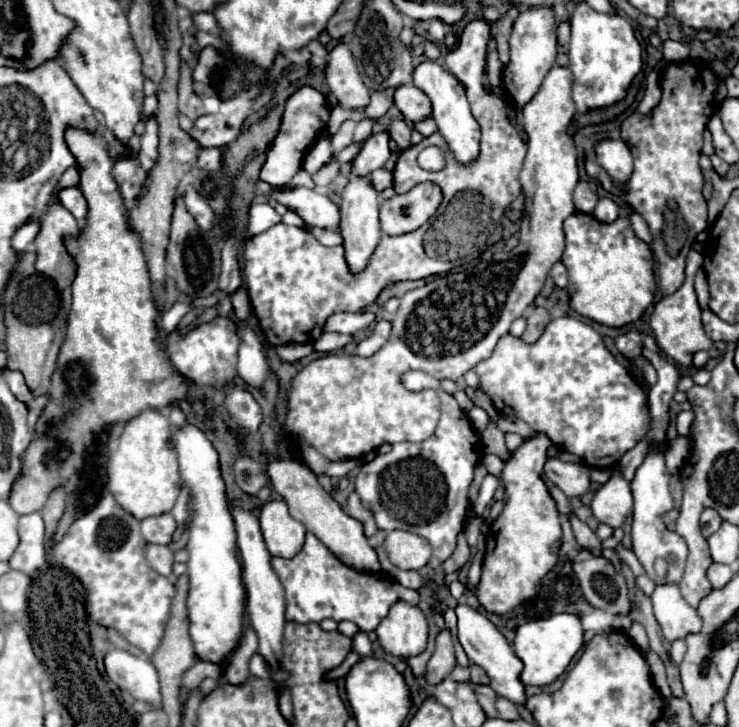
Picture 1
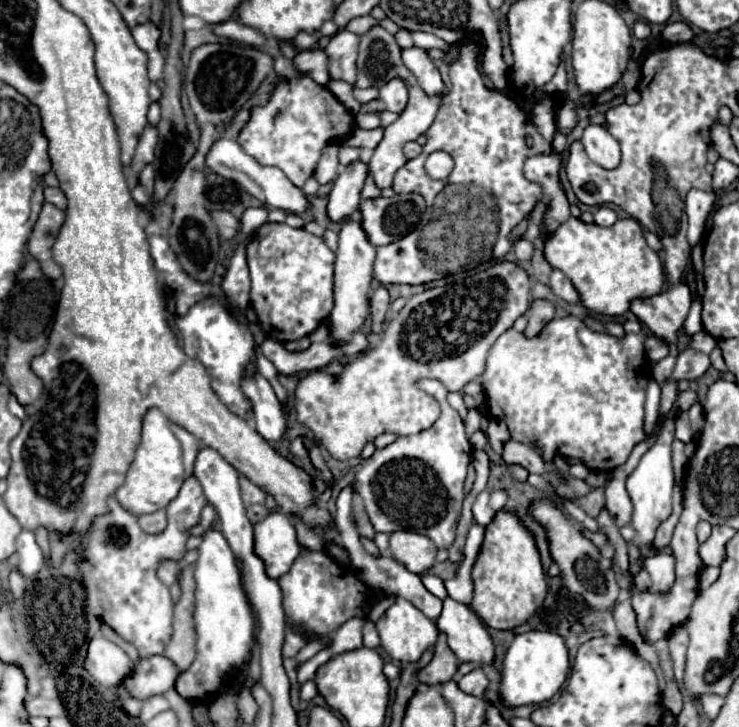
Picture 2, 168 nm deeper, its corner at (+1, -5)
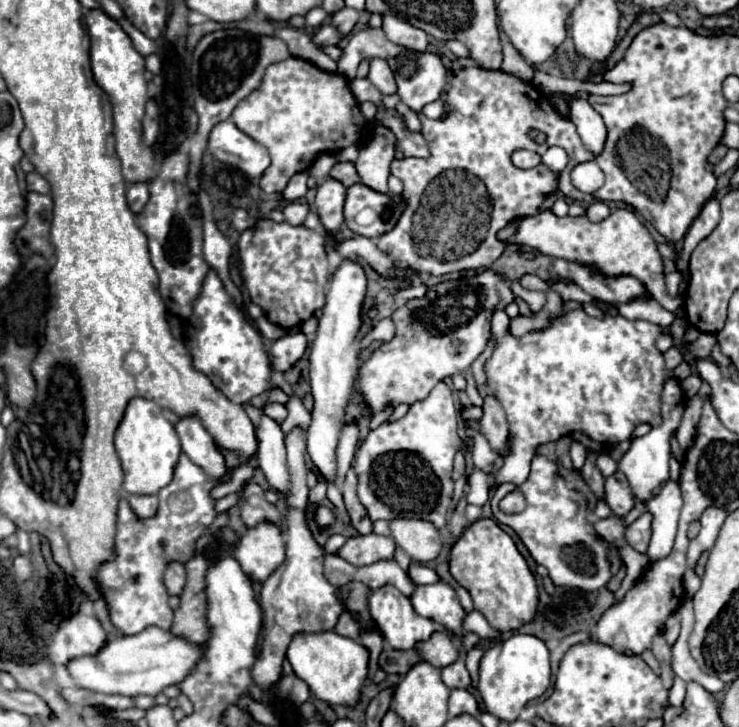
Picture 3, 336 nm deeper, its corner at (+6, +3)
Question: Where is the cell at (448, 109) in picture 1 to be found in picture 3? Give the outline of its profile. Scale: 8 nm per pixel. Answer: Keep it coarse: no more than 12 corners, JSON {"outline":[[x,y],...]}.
{"outline":[[383,14],[381,28],[395,44],[425,52],[427,34]]}

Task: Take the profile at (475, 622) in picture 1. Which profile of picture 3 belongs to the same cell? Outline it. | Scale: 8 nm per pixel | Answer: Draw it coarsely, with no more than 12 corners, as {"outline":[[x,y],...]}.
{"outline":[[445,580],[417,586],[411,604],[417,614],[463,634],[461,608]]}

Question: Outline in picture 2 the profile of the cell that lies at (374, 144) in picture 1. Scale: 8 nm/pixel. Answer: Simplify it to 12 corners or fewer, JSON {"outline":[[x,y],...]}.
{"outline":[[356,160],[340,168],[328,200],[328,216],[342,220],[360,206],[370,174]]}

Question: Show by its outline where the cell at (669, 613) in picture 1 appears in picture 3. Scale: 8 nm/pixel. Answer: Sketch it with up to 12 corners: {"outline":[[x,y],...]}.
{"outline":[[677,482],[645,502],[651,560],[671,552],[681,504]]}

